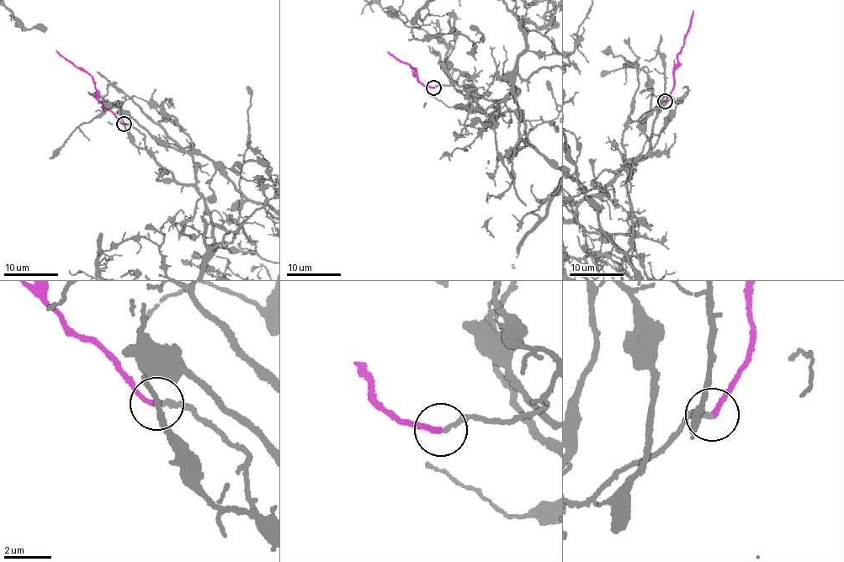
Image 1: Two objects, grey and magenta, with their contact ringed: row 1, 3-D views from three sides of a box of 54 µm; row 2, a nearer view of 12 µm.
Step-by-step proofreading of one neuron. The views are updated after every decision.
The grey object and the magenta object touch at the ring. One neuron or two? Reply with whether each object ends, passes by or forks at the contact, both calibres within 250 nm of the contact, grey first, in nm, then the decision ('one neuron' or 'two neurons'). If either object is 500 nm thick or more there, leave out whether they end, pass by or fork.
grey ends; magenta ends; calibres 190 and 180 nm; one neuron

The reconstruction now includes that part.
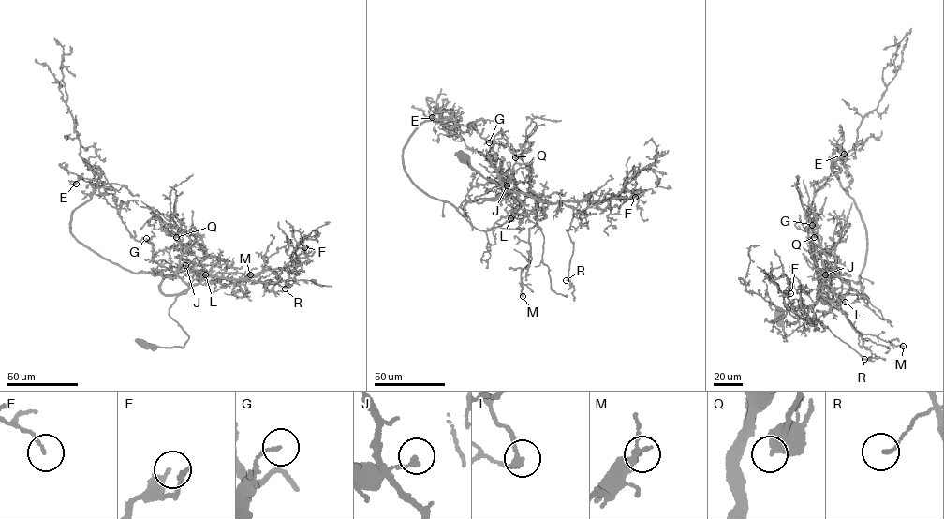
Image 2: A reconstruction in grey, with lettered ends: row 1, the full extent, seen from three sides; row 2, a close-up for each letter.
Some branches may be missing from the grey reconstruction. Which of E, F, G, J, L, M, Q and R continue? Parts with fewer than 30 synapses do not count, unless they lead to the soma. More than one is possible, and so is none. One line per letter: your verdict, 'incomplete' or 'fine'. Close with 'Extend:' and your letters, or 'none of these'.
E: fine
F: fine
G: fine
J: fine
L: fine
M: fine
Q: fine
R: fine
Extend: none of these

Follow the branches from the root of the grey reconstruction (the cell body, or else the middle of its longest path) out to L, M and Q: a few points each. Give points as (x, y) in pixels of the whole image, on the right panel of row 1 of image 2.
L: (777, 314), (784, 337), (832, 310), (830, 304), (818, 294), (832, 291), (843, 296), (845, 302)
M: (777, 314), (784, 337), (832, 310), (826, 301), (817, 296), (820, 293), (843, 311), (856, 330), (903, 346)
Q: (777, 314), (784, 337), (832, 310), (818, 290), (812, 244), (814, 237)

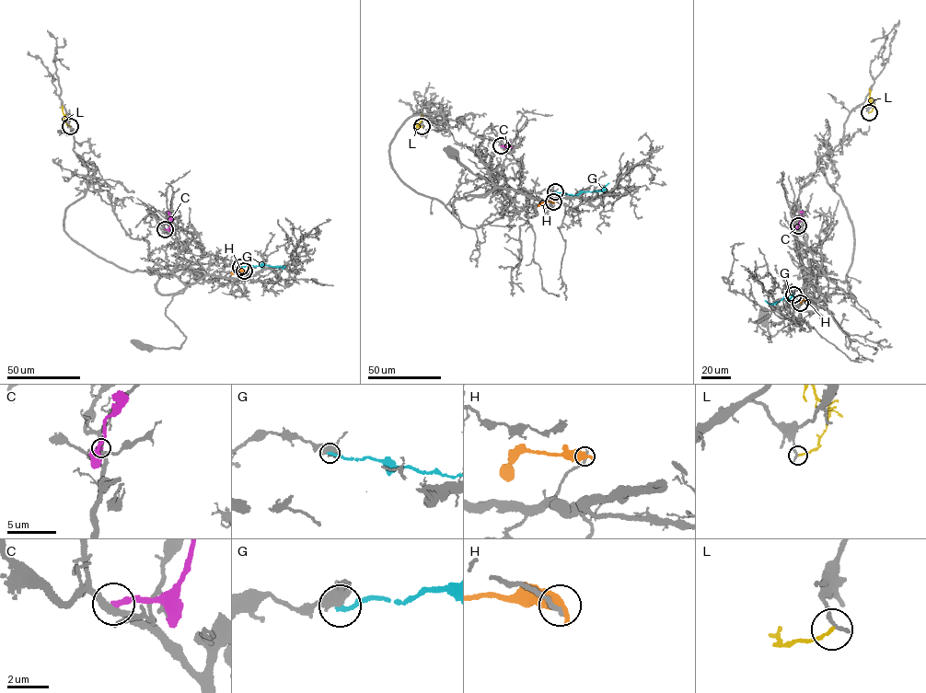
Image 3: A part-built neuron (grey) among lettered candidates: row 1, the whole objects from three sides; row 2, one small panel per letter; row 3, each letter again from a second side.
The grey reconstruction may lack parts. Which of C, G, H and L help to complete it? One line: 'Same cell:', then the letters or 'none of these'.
Same cell: none of these

